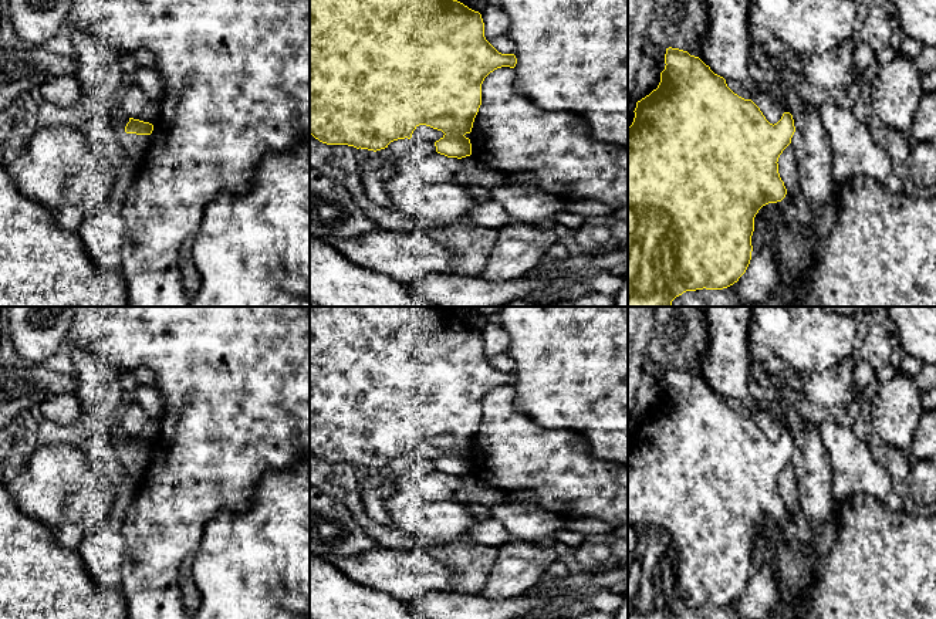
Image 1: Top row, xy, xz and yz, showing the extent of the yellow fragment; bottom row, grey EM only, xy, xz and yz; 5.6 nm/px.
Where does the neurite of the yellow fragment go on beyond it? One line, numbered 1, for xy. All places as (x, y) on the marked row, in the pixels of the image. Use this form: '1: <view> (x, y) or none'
1: none

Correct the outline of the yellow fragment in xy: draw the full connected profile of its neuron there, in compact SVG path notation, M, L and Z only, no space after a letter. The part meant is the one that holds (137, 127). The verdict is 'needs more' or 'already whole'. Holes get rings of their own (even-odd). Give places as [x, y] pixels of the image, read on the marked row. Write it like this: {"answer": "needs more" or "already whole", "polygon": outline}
{"answer": "already whole", "polygon": "M129 118L129 122L125 126L126 133L151 135L152 131L153 131L152 124L134 119L134 118Z"}

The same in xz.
{"answer": "already whole", "polygon": "M310 0L310 133L327 145L348 145L357 149L381 150L398 139L410 139L419 125L442 131L445 135L435 142L436 152L447 158L472 155L470 139L474 118L481 105L481 84L497 68L514 68L514 54L499 53L484 37L481 14L457 0Z"}

